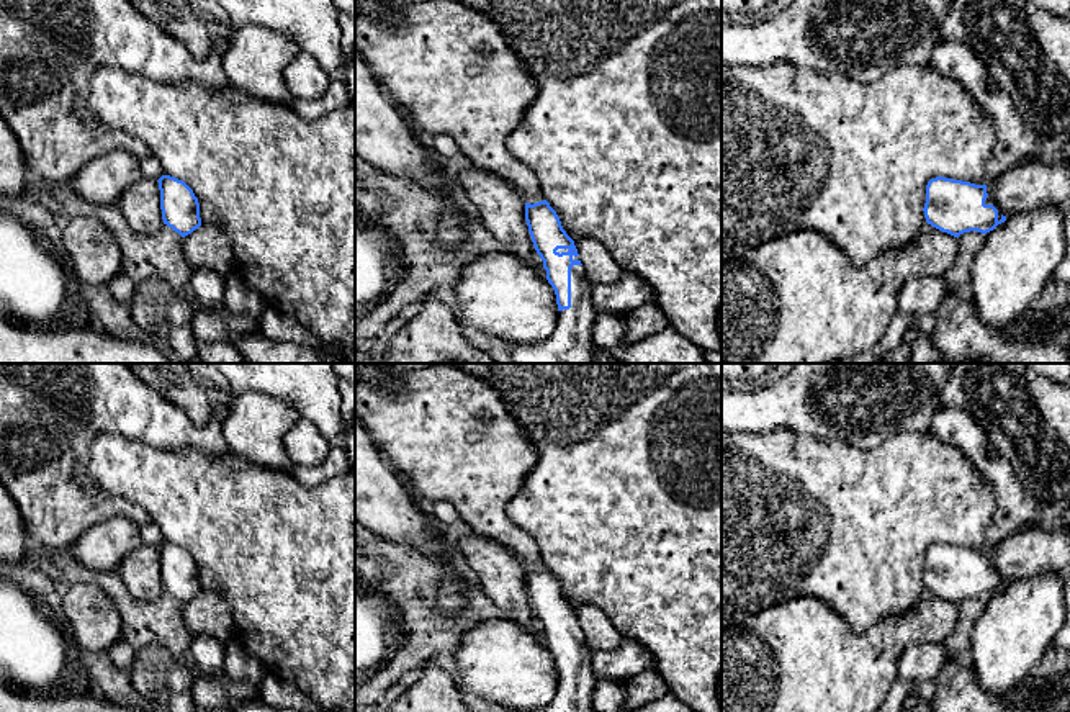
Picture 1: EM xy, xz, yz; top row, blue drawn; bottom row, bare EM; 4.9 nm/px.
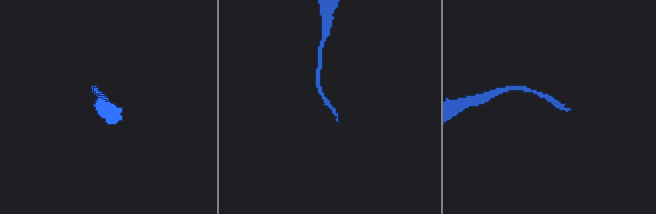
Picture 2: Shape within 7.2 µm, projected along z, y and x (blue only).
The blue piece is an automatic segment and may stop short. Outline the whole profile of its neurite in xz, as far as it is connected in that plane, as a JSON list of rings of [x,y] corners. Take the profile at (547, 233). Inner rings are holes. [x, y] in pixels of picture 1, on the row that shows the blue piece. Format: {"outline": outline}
{"outline": [[[546,200],[525,203],[525,221],[543,272],[553,286],[558,324],[543,342],[507,344],[515,363],[594,363],[591,283],[584,273],[574,241],[566,234]]]}

